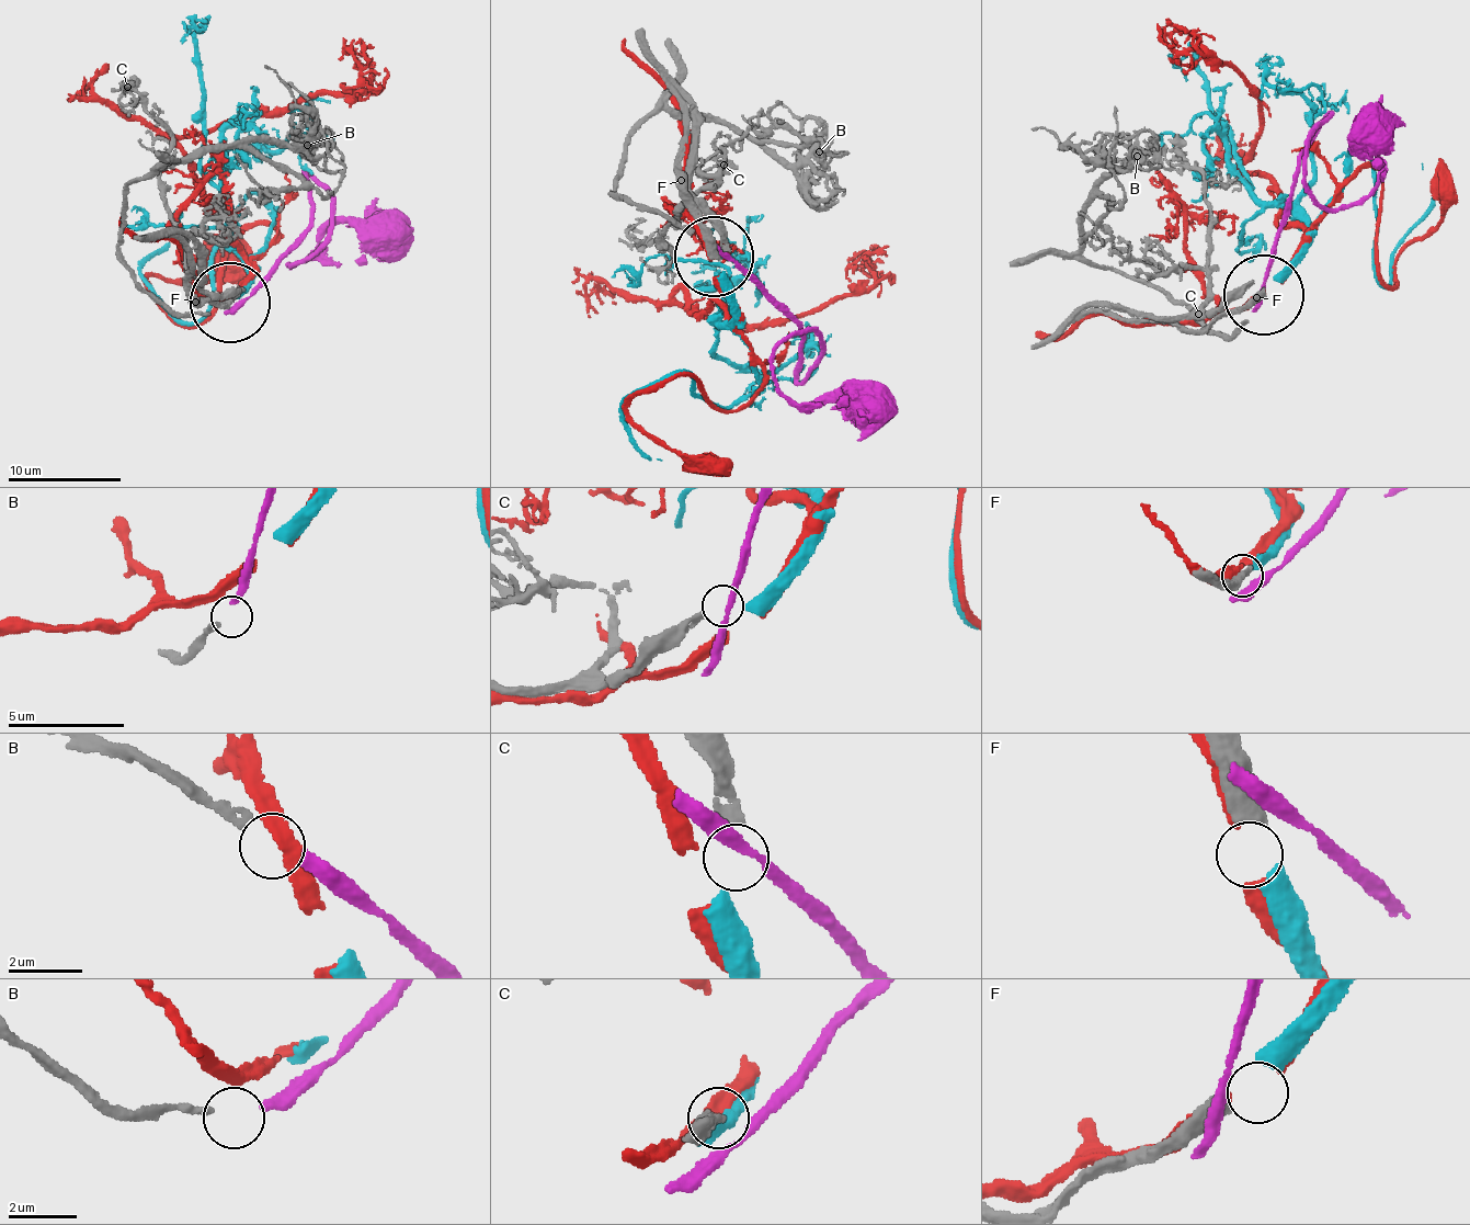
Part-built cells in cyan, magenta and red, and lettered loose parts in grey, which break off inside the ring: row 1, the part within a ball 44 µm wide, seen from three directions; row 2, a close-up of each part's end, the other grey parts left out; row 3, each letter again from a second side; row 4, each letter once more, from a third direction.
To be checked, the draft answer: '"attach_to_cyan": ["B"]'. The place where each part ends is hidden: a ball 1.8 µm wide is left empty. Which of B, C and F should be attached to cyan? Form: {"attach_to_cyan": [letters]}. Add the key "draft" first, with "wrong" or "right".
{"draft": "wrong", "attach_to_cyan": ["F"]}

